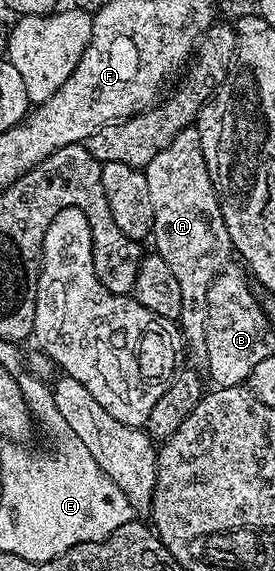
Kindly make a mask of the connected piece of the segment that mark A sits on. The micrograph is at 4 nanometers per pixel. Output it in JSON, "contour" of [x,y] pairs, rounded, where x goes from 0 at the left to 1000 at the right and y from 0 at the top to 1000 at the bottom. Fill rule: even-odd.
{"contour":[[[720,221],[680,222],[527,294],[542,317],[542,345],[556,352],[556,420],[560,438],[629,471],[644,494],[658,499],[658,548],[647,555],[651,583],[665,588],[673,622],[695,627],[691,641],[738,646],[753,641],[753,557],[760,555],[760,506],[796,476],[829,466],[847,454],[847,434],[833,401],[818,401],[818,380],[804,373],[796,347],[782,326],[745,289],[745,268],[731,268],[731,240]]]}

